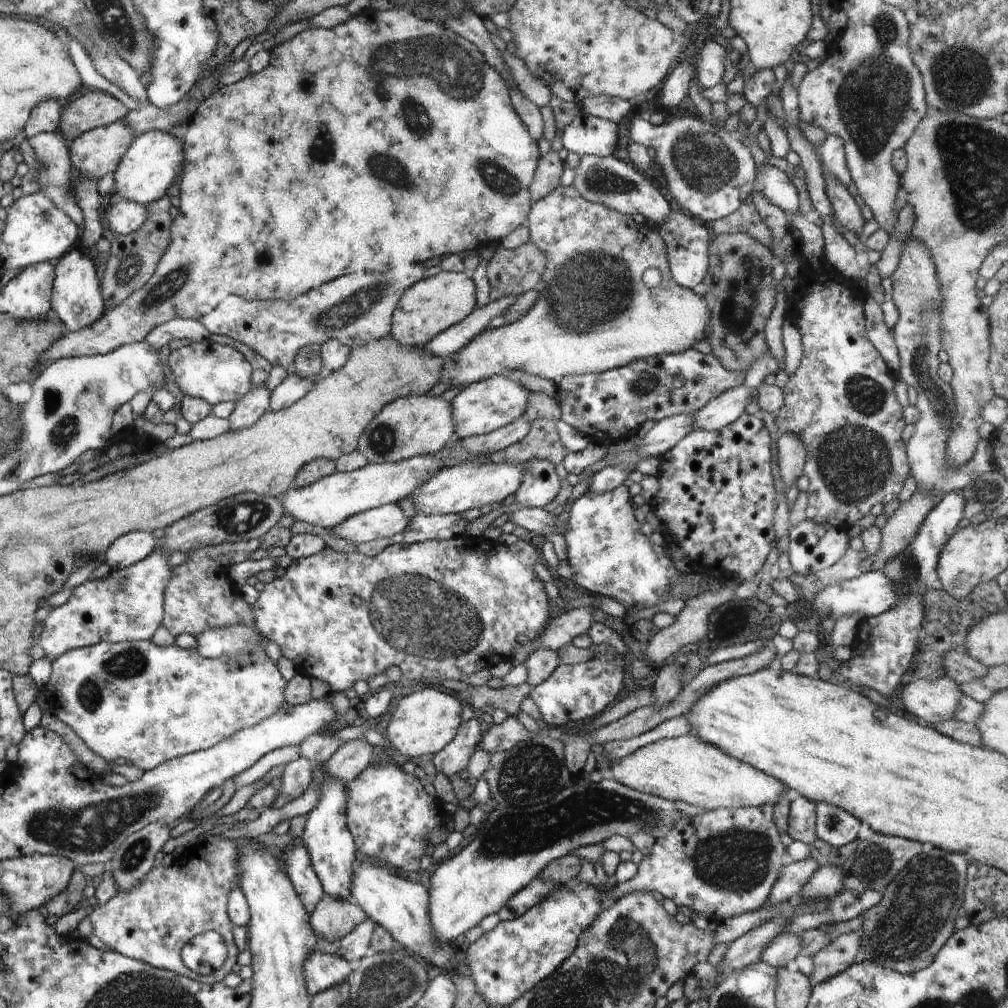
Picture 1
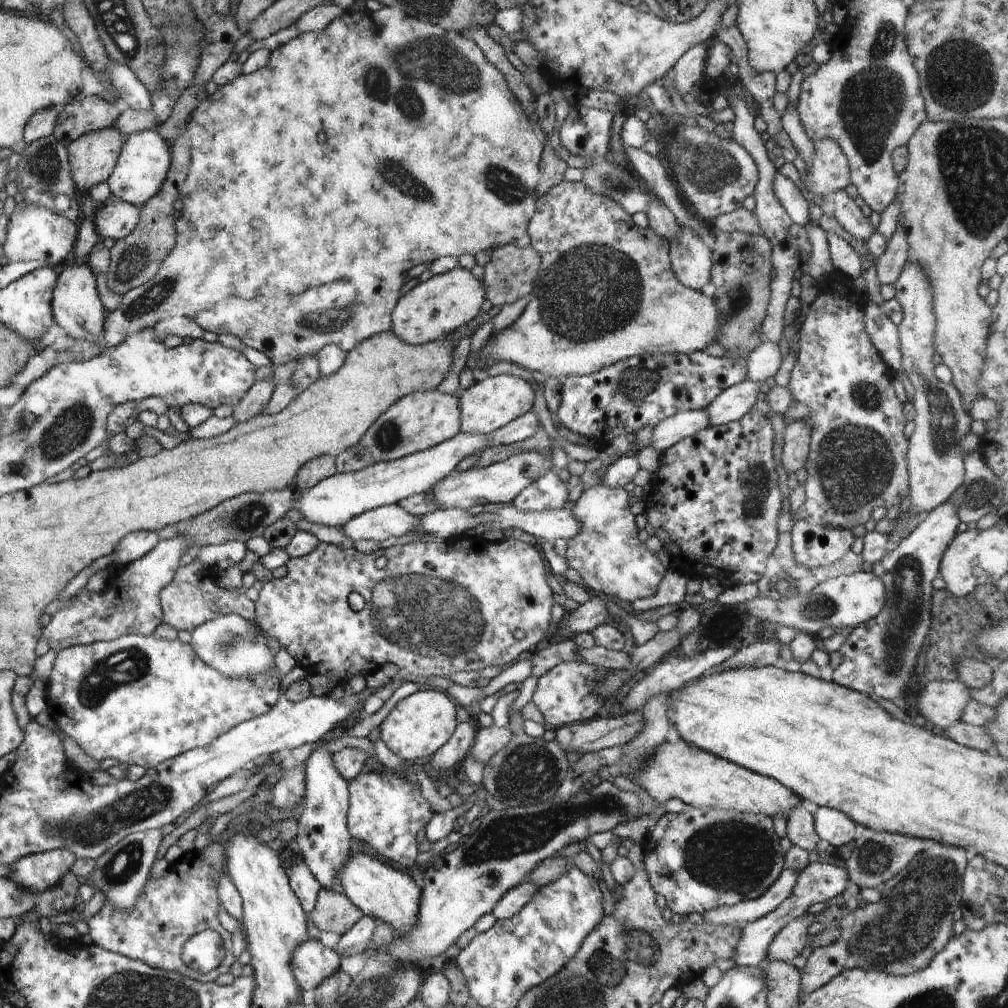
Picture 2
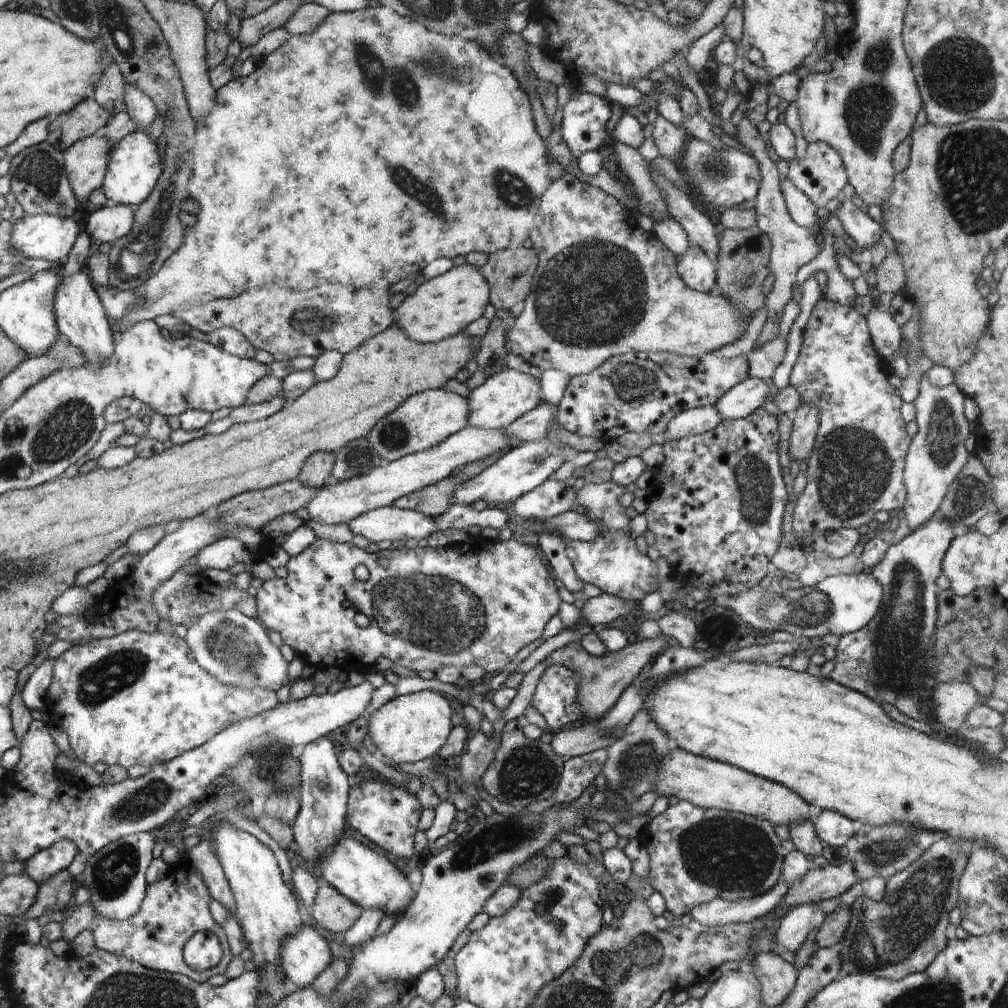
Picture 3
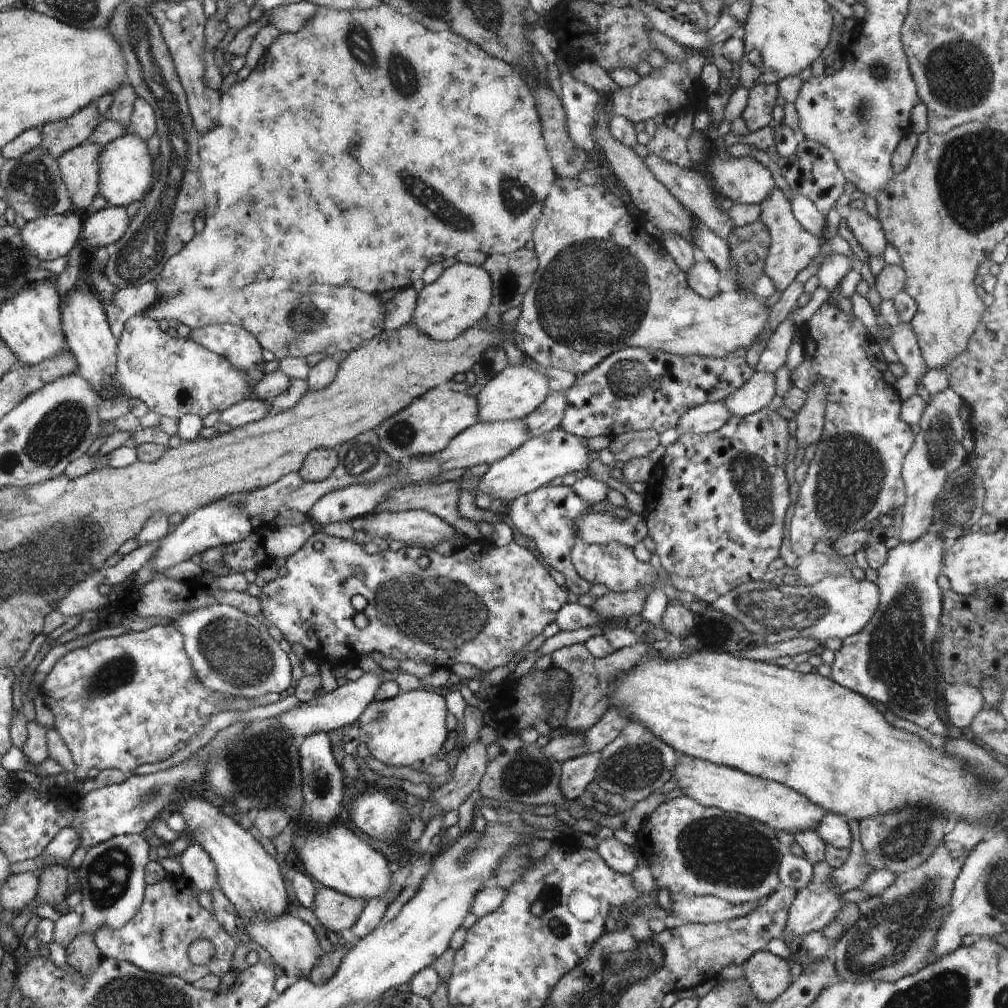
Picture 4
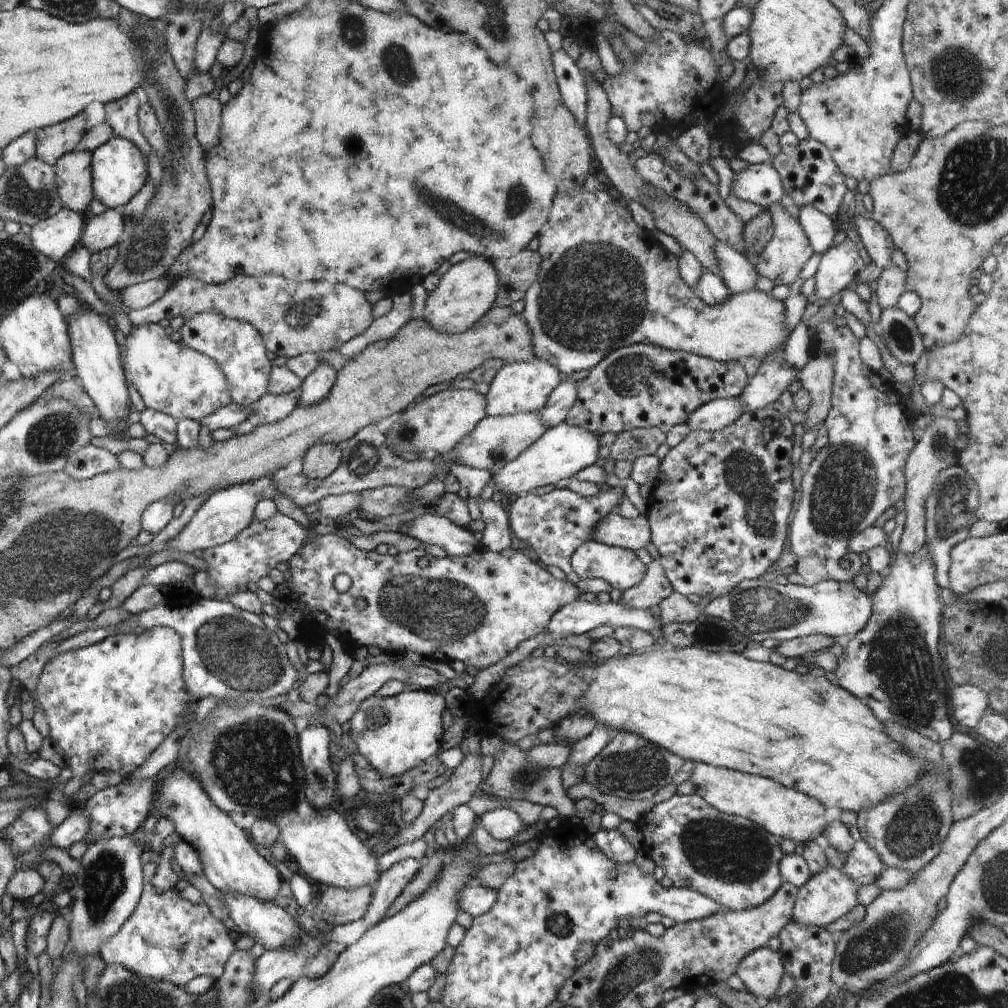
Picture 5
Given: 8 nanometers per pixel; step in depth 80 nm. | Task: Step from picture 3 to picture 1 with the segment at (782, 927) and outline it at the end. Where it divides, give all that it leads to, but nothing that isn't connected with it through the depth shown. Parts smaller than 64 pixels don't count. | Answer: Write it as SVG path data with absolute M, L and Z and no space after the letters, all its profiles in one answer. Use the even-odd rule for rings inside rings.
M782 932L770 940L766 950L762 952L762 961L776 969L786 967L788 962L795 960L801 954L800 936L802 936L800 932L798 934Z

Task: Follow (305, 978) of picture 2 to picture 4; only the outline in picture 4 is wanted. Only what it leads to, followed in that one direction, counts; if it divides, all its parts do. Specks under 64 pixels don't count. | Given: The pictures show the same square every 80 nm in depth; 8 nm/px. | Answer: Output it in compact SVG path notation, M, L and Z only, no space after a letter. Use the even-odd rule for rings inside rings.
M284 913L277 919L267 920L251 917L242 923L243 928L254 942L257 942L263 954L274 960L287 976L308 978L311 971L321 962L321 956L316 954L320 943L314 929L300 918L290 913Z

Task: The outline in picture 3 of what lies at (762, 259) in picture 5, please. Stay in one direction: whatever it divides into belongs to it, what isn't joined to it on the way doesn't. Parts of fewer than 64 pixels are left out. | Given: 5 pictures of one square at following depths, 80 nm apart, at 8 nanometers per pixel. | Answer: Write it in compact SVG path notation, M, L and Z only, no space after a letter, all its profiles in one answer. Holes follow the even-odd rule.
M744 114L737 123L737 139L746 147L746 150L757 160L761 172L761 185L758 189L757 197L754 200L757 227L766 233L771 240L771 251L769 263L771 272L774 274L774 283L770 292L765 296L767 306L767 318L780 317L784 312L784 307L791 300L792 289L796 282L798 269L810 262L820 250L820 238L816 231L806 227L801 227L795 223L788 212L784 197L779 185L779 173L774 163L766 151L766 143L762 139L763 135L758 132L757 126L750 122L748 116Z

